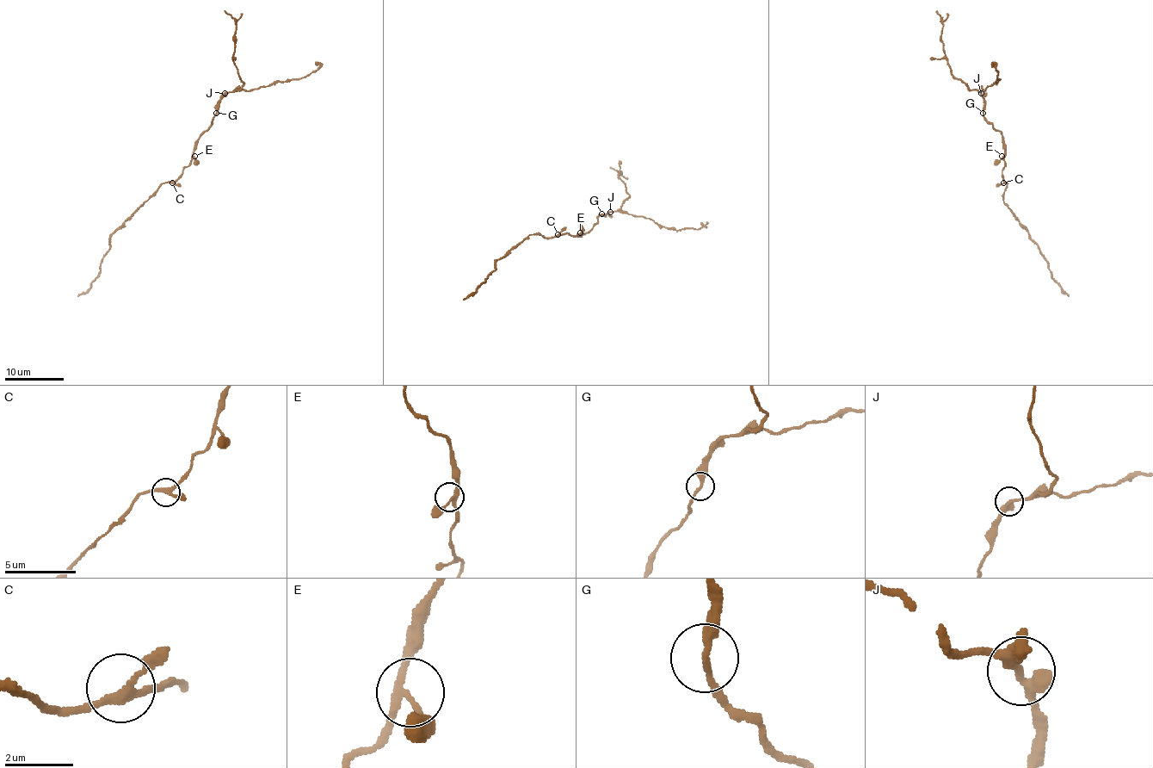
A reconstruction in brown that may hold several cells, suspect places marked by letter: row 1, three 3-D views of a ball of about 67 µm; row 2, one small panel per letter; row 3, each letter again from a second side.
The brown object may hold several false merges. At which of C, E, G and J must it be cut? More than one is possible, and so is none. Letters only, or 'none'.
none

